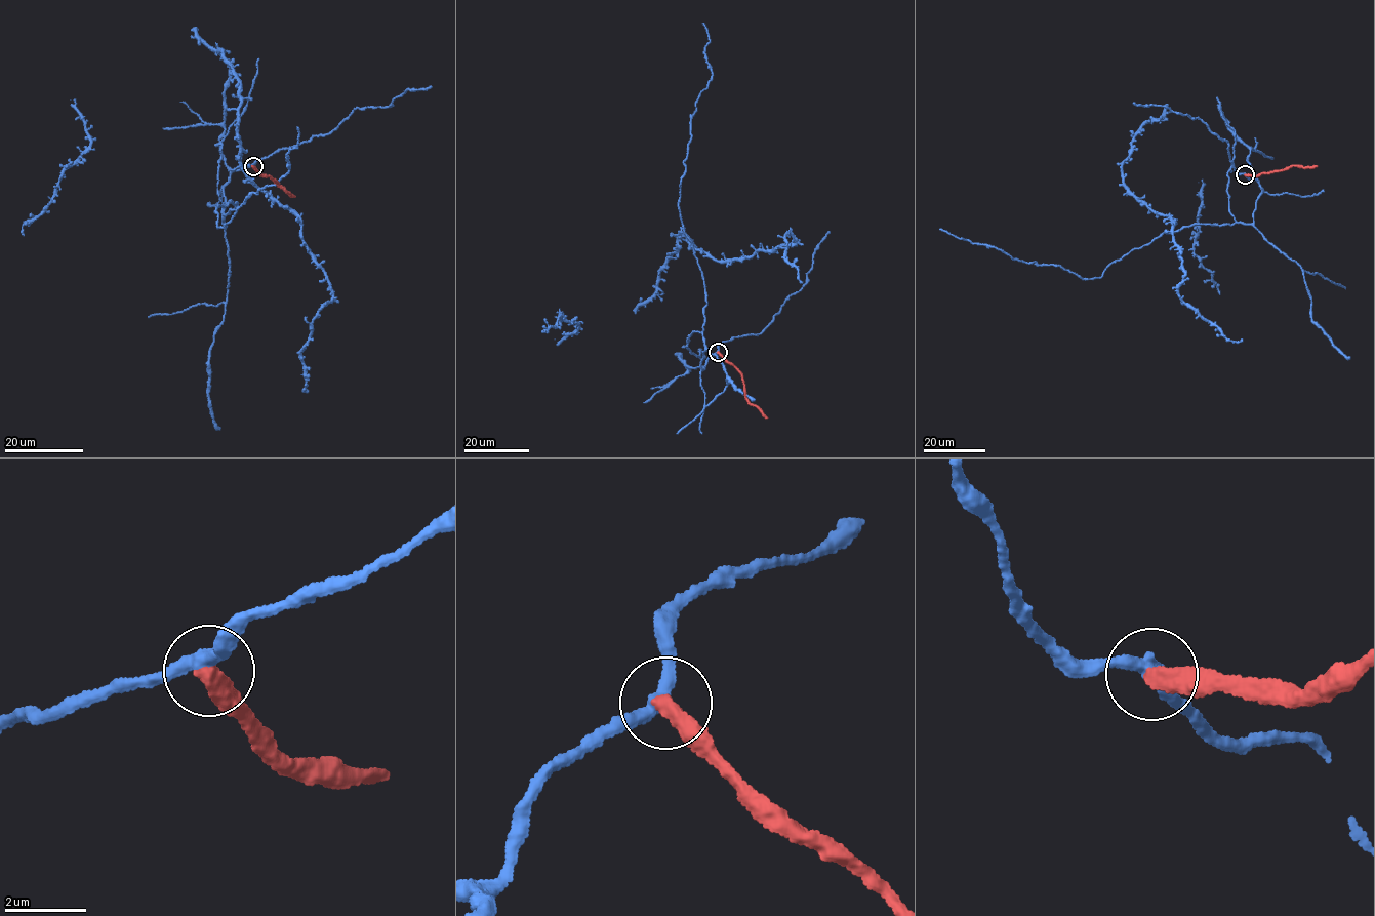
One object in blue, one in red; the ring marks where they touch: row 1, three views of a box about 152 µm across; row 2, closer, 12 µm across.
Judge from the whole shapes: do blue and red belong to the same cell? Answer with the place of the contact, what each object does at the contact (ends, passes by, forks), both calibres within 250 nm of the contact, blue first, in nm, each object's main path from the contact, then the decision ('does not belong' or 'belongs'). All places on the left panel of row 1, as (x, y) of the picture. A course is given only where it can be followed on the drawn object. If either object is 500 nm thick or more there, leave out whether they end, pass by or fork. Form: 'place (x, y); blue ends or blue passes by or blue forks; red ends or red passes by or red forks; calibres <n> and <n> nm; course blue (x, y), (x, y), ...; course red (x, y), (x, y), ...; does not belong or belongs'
place (253, 166); blue passes by; red ends; calibres 320 and 480 nm; course blue (253, 165), (233, 171), (226, 184), (223, 221), (238, 203), (216, 207), (218, 227), (289, 170), (296, 127); course red (253, 165), (295, 197); does not belong

